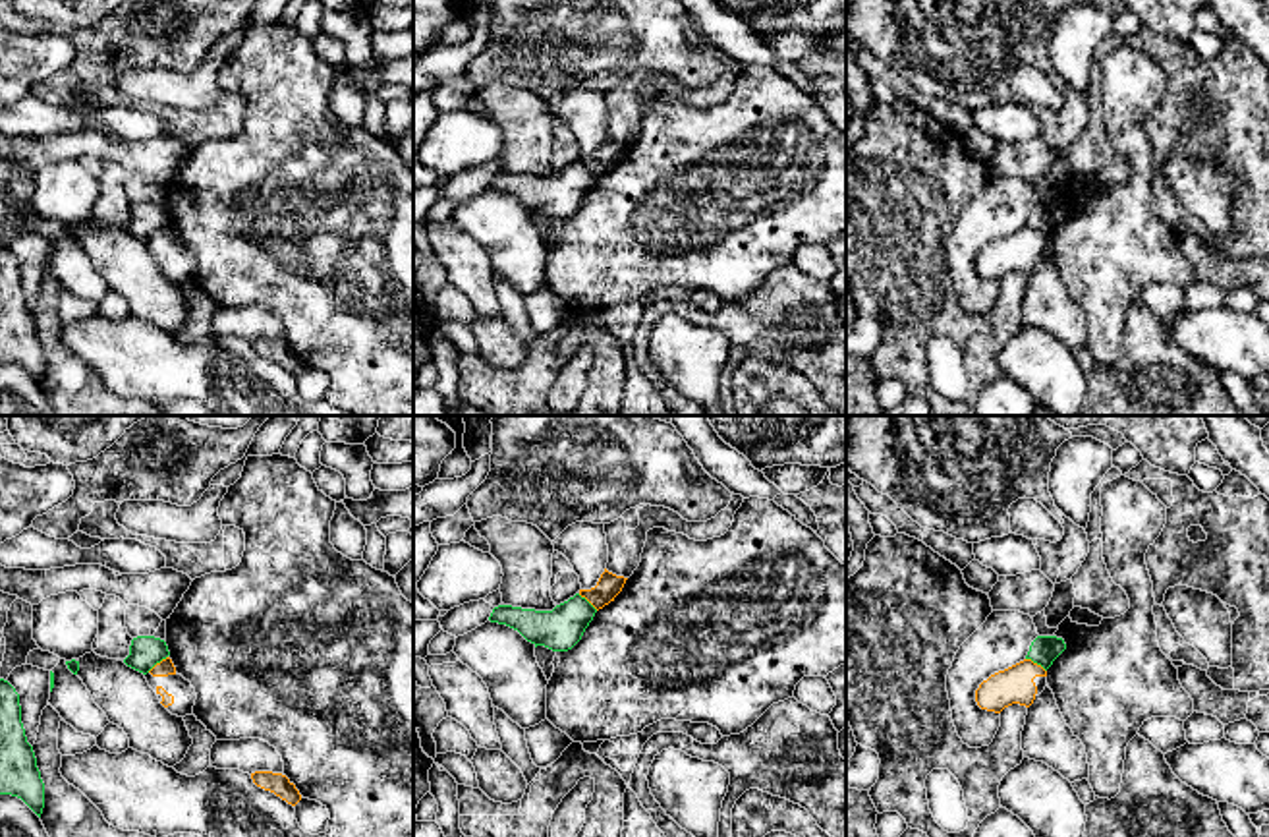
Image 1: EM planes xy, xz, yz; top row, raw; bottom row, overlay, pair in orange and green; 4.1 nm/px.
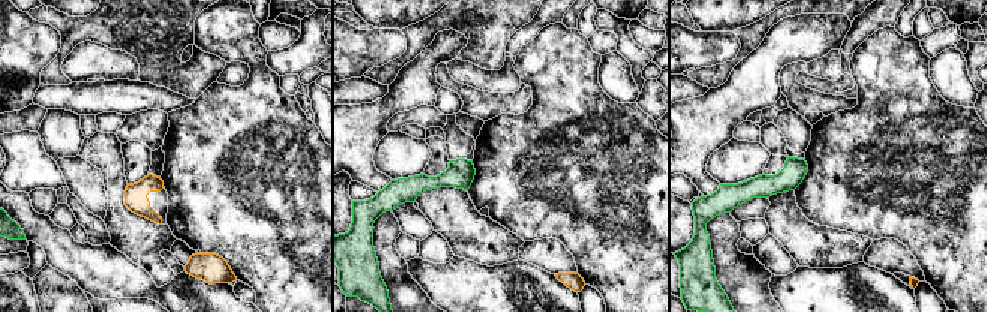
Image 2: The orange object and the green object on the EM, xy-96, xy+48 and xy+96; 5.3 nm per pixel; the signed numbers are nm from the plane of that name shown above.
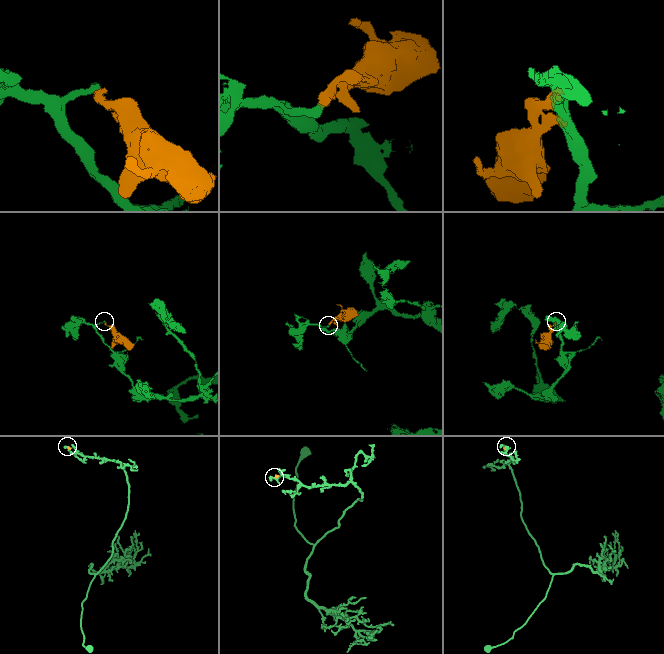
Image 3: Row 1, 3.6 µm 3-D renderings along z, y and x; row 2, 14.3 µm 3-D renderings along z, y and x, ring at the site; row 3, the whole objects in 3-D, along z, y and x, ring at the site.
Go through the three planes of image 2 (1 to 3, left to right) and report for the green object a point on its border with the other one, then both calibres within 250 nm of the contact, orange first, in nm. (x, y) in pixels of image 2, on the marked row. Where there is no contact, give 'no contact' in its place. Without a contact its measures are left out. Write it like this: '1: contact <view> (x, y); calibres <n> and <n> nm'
1: no contact
2: no contact
3: no contact

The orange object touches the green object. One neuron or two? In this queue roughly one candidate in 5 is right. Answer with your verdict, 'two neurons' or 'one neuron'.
two neurons

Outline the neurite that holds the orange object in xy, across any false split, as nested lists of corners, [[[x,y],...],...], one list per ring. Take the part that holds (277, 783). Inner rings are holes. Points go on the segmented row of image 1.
[[[255,771],[251,773],[251,779],[257,787],[274,793],[292,806],[296,806],[301,800],[301,794],[296,789],[296,785],[282,773]]]

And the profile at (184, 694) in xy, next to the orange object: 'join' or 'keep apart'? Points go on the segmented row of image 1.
join

